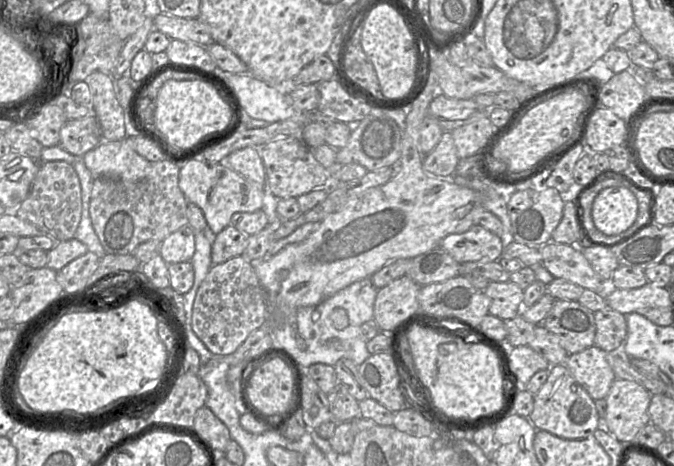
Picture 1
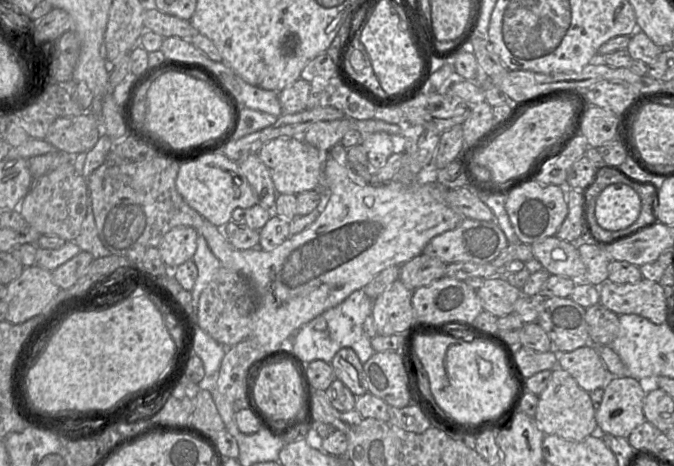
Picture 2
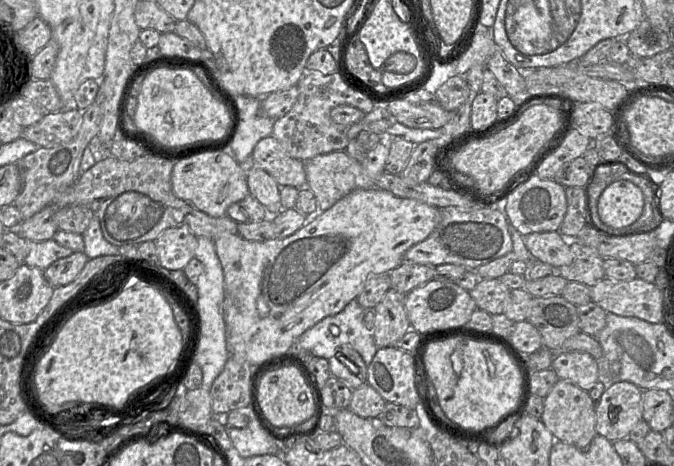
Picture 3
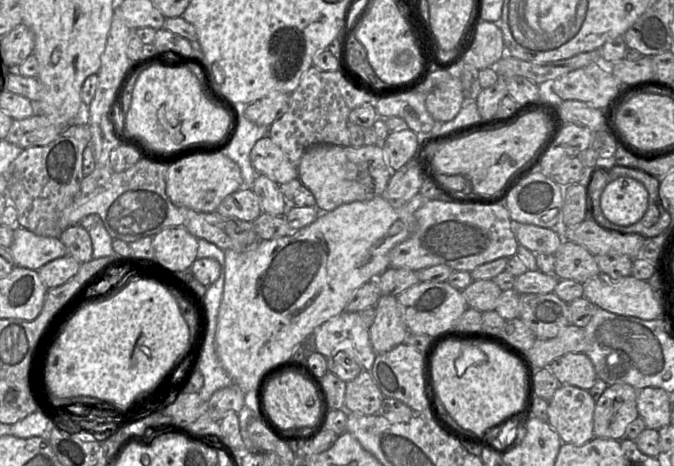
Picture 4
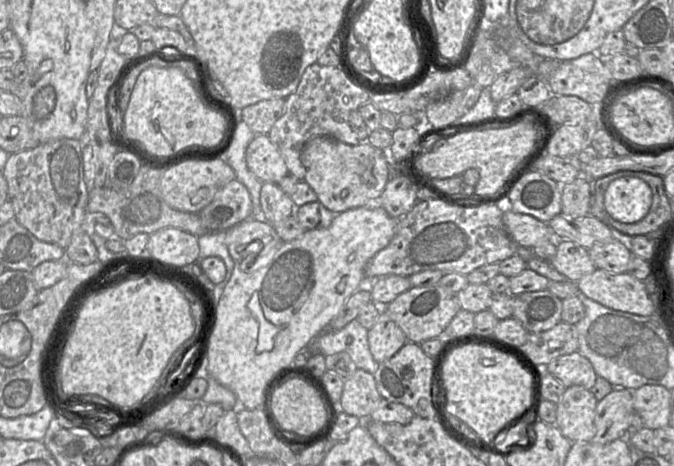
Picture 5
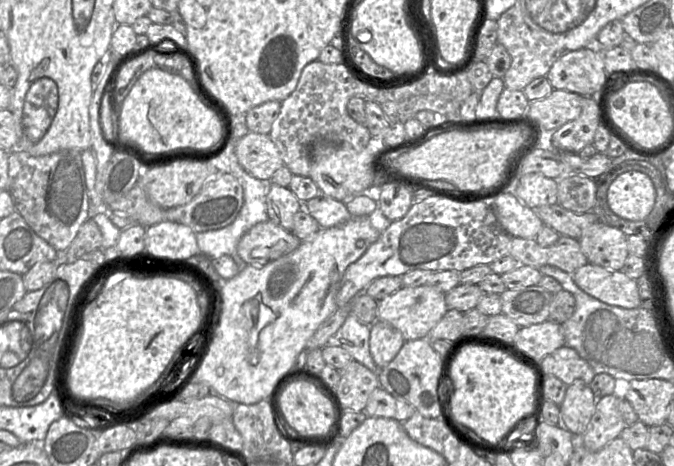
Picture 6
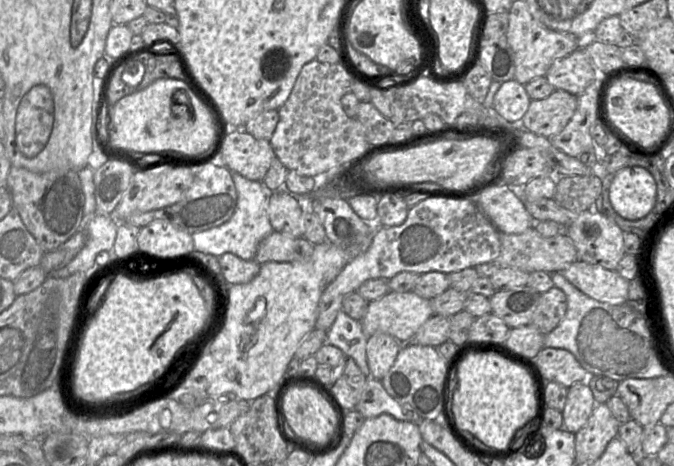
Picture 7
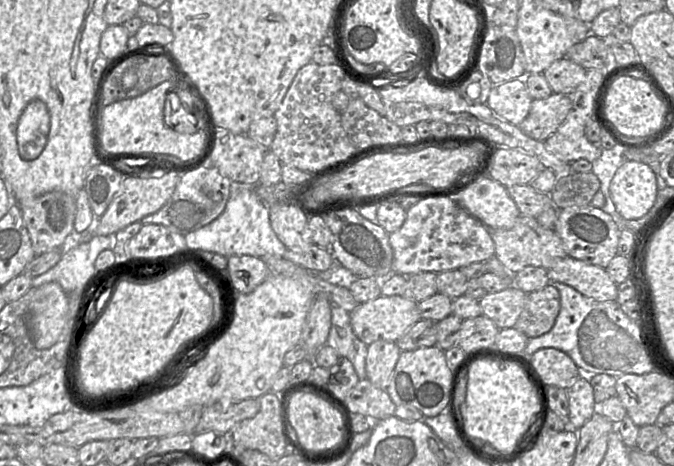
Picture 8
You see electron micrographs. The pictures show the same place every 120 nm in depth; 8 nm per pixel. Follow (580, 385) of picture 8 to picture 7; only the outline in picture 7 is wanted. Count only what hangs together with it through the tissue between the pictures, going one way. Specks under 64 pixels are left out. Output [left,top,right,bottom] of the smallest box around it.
[561,383,596,434]

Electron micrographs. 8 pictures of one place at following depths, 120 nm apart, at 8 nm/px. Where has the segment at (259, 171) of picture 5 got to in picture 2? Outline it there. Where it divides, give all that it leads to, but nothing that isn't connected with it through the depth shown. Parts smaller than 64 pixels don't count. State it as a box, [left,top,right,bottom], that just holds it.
[257,137,327,195]

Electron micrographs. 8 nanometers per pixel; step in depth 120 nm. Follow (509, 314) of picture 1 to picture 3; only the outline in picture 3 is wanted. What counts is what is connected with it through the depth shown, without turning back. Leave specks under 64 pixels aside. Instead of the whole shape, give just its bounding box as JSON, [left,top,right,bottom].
[469,279,510,315]

